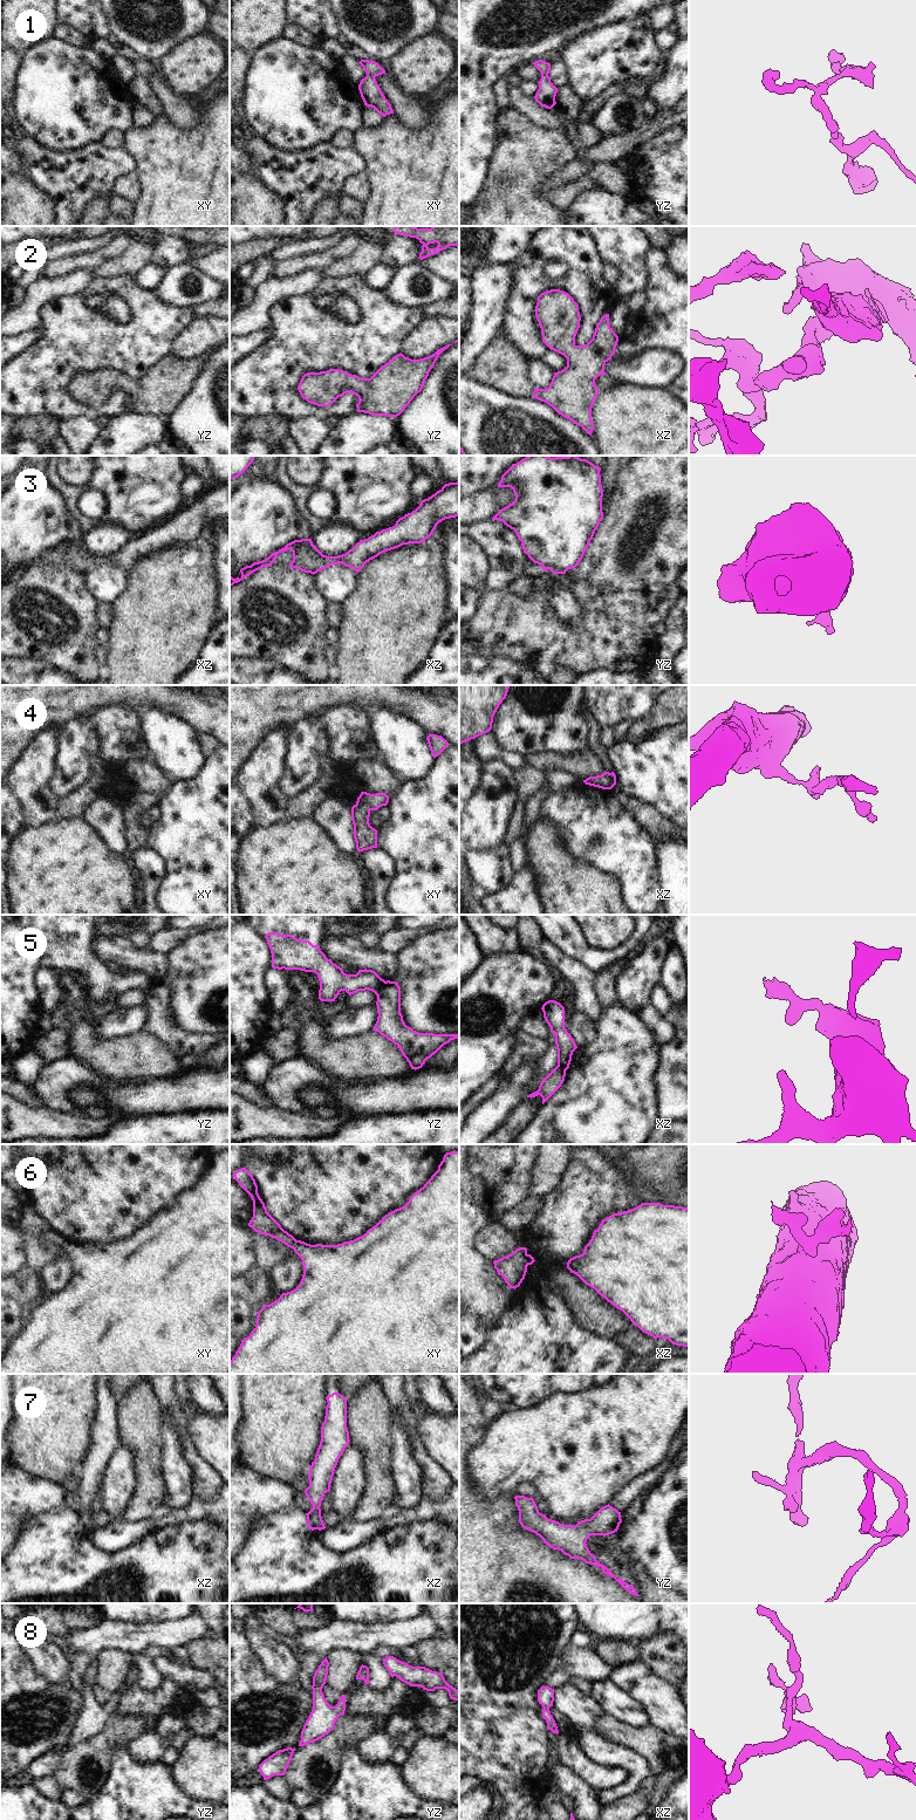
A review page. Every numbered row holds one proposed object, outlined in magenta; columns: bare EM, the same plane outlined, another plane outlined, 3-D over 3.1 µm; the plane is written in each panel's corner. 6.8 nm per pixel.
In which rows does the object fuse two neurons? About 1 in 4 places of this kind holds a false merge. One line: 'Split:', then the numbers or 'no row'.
Split: 3, 5

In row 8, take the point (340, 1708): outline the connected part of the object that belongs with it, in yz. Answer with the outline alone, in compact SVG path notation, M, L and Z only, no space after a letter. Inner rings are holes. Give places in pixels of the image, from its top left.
M327 1657L321 1662L313 1676L313 1710L301 1731L299 1746L314 1743L328 1735L335 1726L336 1719L344 1715L346 1696L342 1695L335 1706L324 1698L322 1688L326 1684L329 1662Z

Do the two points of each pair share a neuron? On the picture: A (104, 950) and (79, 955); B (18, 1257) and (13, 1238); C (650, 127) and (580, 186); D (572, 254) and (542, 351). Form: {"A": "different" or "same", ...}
{"A": "different", "B": "same", "C": "different", "D": "same"}

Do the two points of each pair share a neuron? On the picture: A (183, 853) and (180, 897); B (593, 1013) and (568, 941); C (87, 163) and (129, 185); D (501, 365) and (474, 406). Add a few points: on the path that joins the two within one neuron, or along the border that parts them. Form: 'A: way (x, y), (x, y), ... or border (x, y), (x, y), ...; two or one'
A: way (183, 863), (183, 887); one
B: border (552, 944), (594, 972); two
C: border (134, 171), (120, 176), (115, 180), (111, 194); two
D: border (471, 375), (476, 380), (513, 396); two

